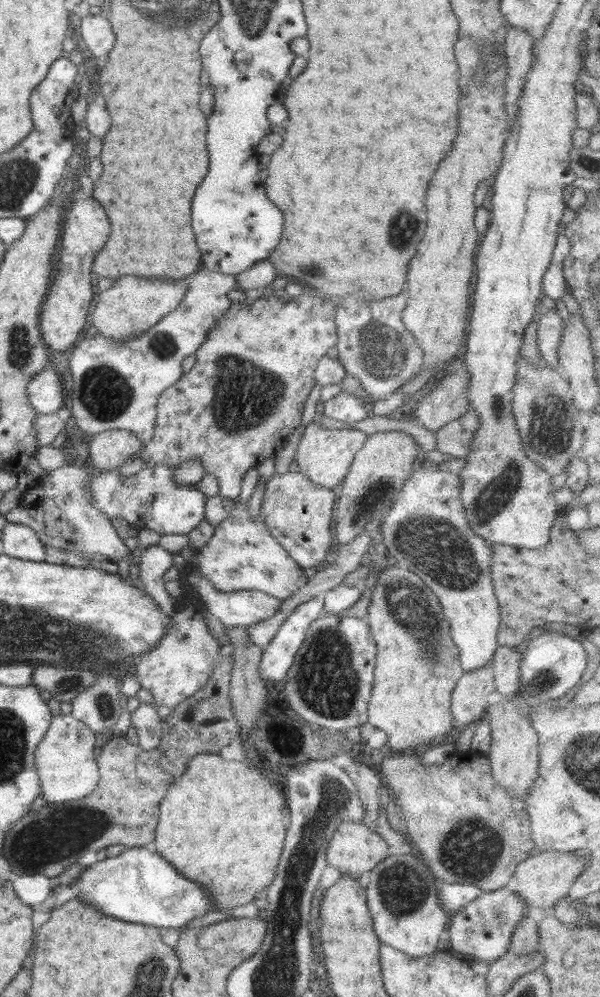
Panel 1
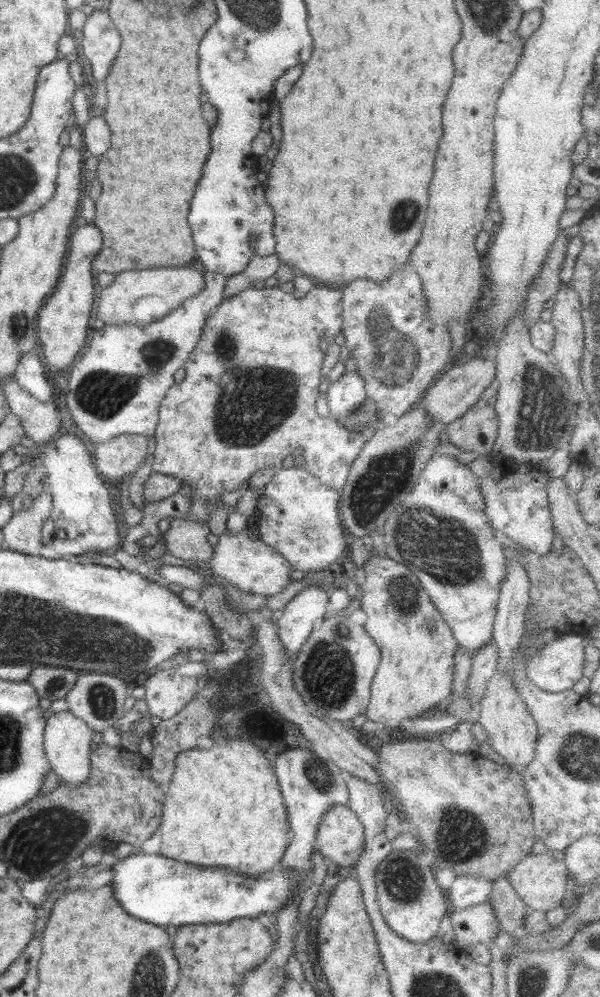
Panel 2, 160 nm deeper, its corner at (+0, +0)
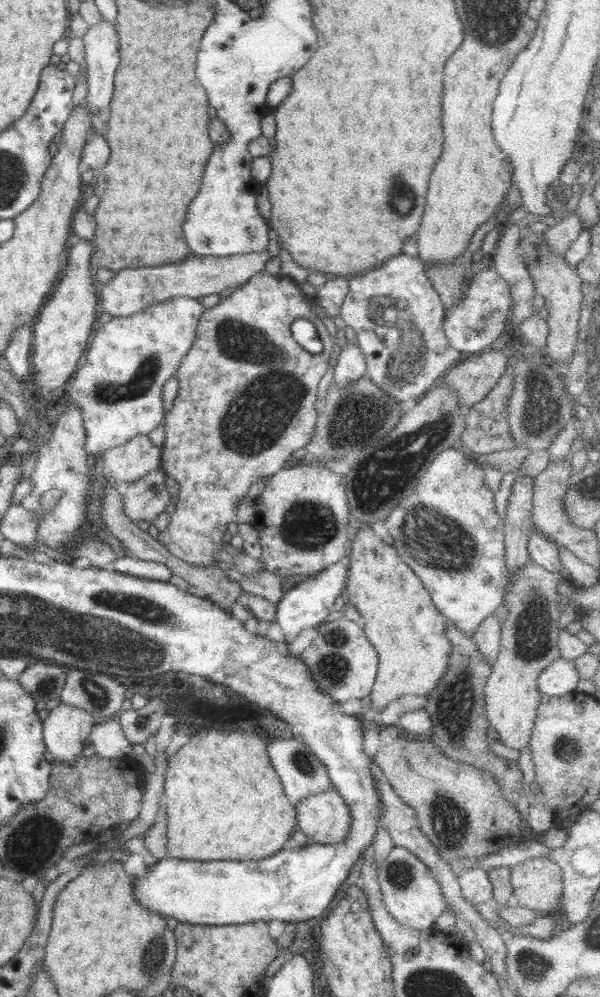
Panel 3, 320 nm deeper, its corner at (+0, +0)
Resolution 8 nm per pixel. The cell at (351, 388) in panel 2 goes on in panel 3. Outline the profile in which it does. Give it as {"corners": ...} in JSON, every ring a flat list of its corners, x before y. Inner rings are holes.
{"corners":[[345,343,334,368,333,380,337,387,346,386,367,374,365,358,360,347,356,343]]}

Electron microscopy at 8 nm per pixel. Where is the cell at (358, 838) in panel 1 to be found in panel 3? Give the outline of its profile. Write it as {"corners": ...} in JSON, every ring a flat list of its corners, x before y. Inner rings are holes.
{"corners":[[335,789,307,796,295,804,295,811,297,827,311,841,336,844,347,839,352,816]]}

